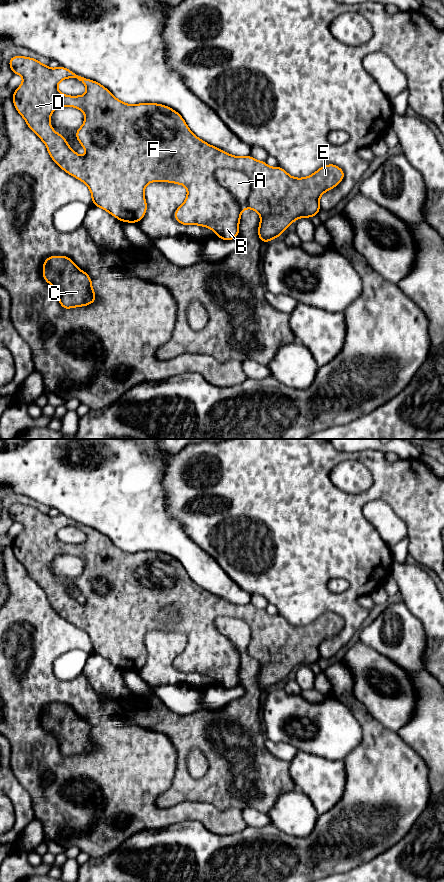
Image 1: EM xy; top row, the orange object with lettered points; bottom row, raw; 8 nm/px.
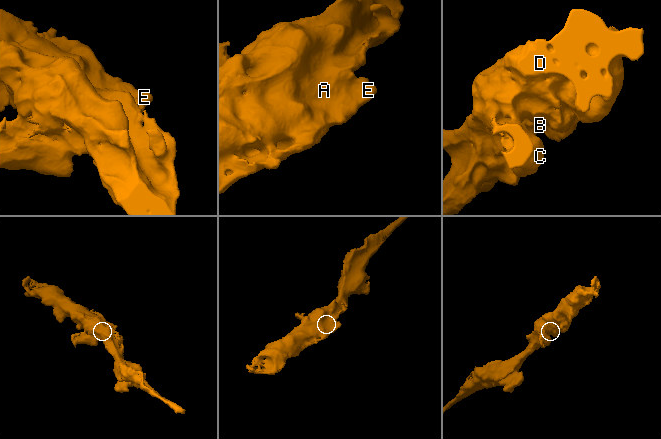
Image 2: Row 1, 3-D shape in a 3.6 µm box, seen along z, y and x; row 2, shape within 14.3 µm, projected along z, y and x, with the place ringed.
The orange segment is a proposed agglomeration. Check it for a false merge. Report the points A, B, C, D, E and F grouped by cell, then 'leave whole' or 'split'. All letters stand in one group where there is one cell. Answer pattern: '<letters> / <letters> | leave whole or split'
A / B C D E F | split

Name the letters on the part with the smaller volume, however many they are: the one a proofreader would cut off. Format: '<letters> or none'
A

